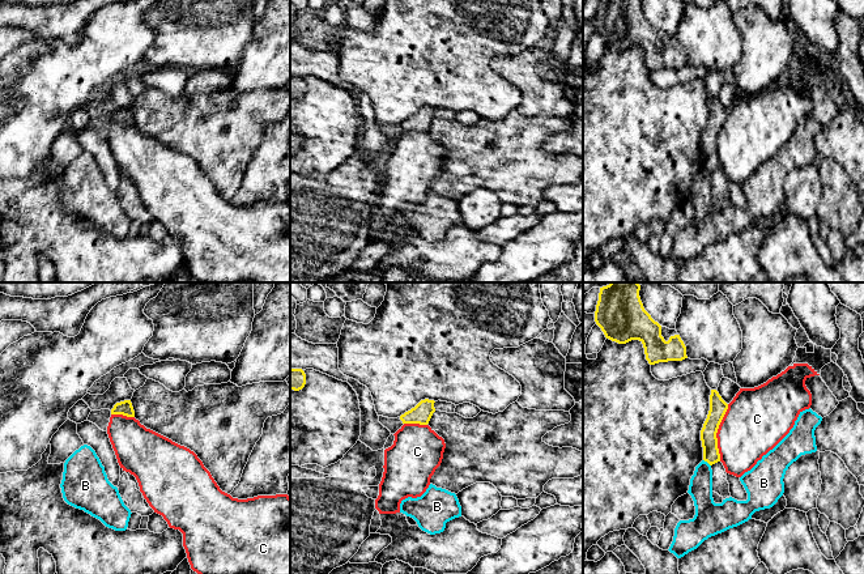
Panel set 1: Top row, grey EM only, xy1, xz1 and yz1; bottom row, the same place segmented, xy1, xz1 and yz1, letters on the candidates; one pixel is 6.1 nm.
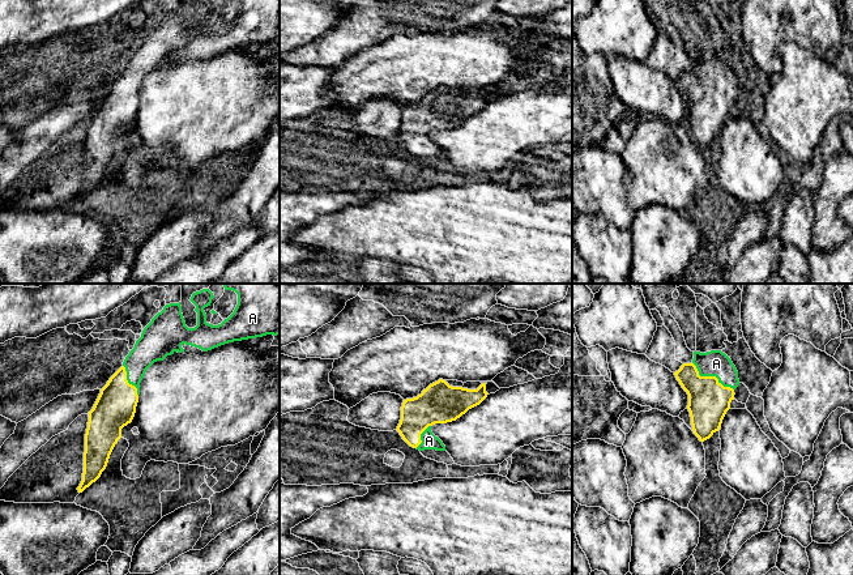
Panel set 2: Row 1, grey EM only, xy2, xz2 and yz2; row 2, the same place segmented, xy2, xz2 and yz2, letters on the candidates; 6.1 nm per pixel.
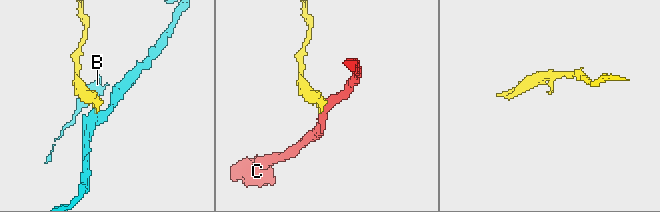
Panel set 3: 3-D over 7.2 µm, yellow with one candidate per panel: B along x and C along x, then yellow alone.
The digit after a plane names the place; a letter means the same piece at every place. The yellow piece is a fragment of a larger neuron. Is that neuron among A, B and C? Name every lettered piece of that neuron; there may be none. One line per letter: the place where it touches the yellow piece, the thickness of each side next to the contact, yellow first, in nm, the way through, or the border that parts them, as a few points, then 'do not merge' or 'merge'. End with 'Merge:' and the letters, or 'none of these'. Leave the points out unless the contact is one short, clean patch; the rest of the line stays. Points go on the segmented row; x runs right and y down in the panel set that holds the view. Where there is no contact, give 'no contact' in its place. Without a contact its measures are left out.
A: yz2 (711, 377) | 260/160 nm | merge
B: yz1 (707, 462) | 100/140 nm | along yz1 (703, 459), (710, 466) | do not merge
C: yz1 (716, 432) | 110/380 nm | along yz1 (728, 404), (716, 433), (719, 460) | do not merge
Merge: A

